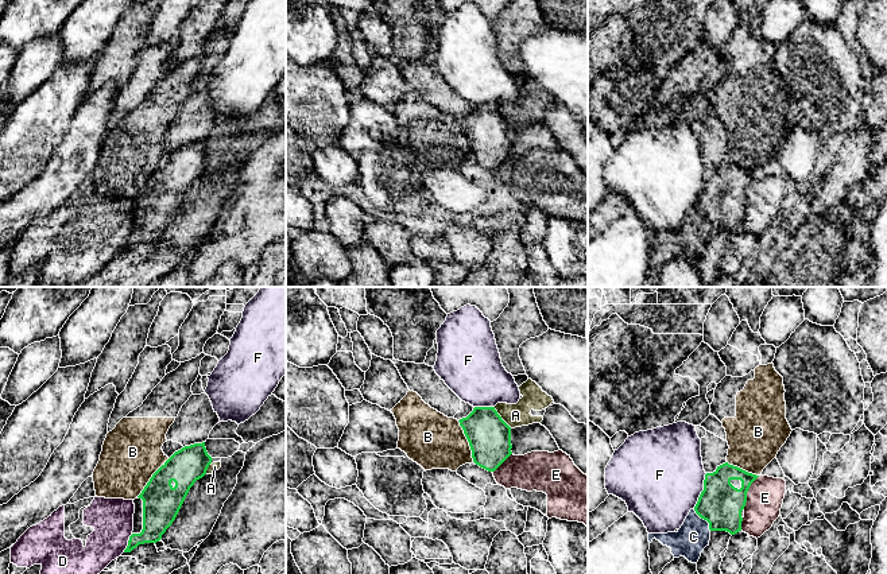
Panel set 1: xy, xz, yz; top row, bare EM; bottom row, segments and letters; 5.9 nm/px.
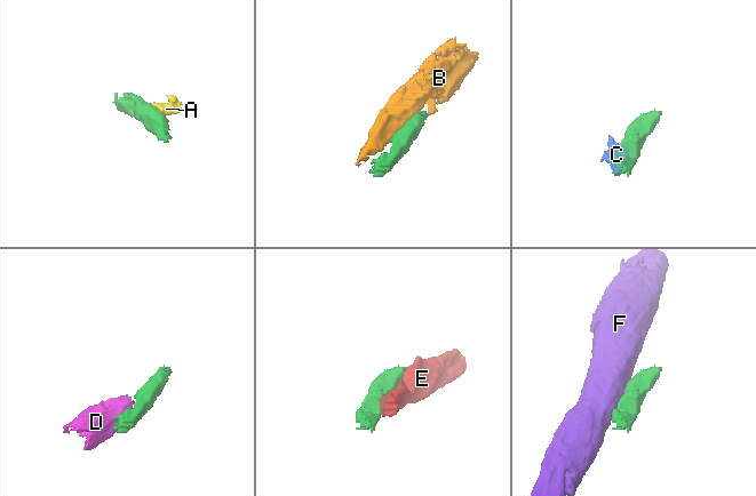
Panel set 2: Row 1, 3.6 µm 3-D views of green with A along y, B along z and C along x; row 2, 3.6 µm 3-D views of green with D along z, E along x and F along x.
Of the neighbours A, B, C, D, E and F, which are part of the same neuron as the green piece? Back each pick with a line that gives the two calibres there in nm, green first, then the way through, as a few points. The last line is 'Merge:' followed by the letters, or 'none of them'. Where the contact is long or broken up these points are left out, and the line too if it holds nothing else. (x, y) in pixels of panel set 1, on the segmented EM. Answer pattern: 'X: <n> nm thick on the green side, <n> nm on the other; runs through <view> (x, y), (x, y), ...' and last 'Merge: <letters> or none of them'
B: 260 nm thick on the green side, 320 nm on the other
Merge: B

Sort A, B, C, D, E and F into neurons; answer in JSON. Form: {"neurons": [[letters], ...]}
{"neurons": [["A", "C"], ["B"], ["D", "E"], ["F"]]}

